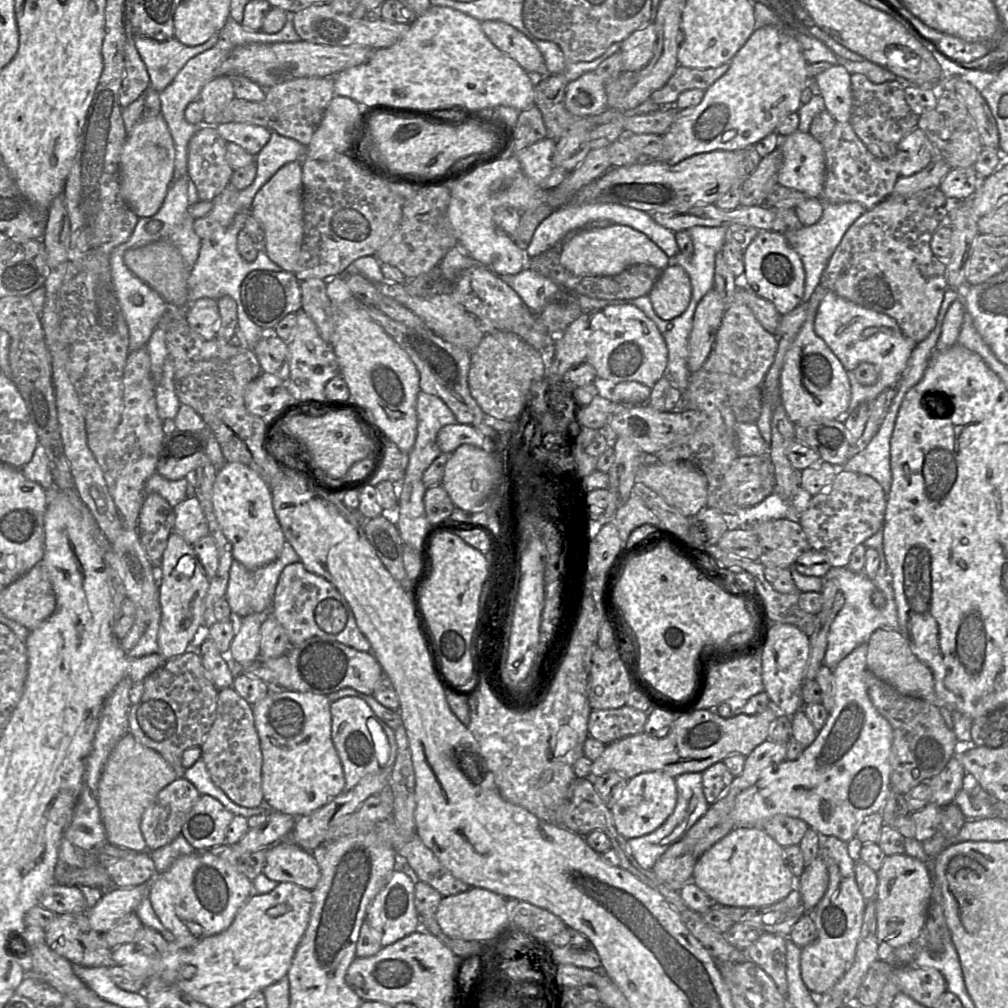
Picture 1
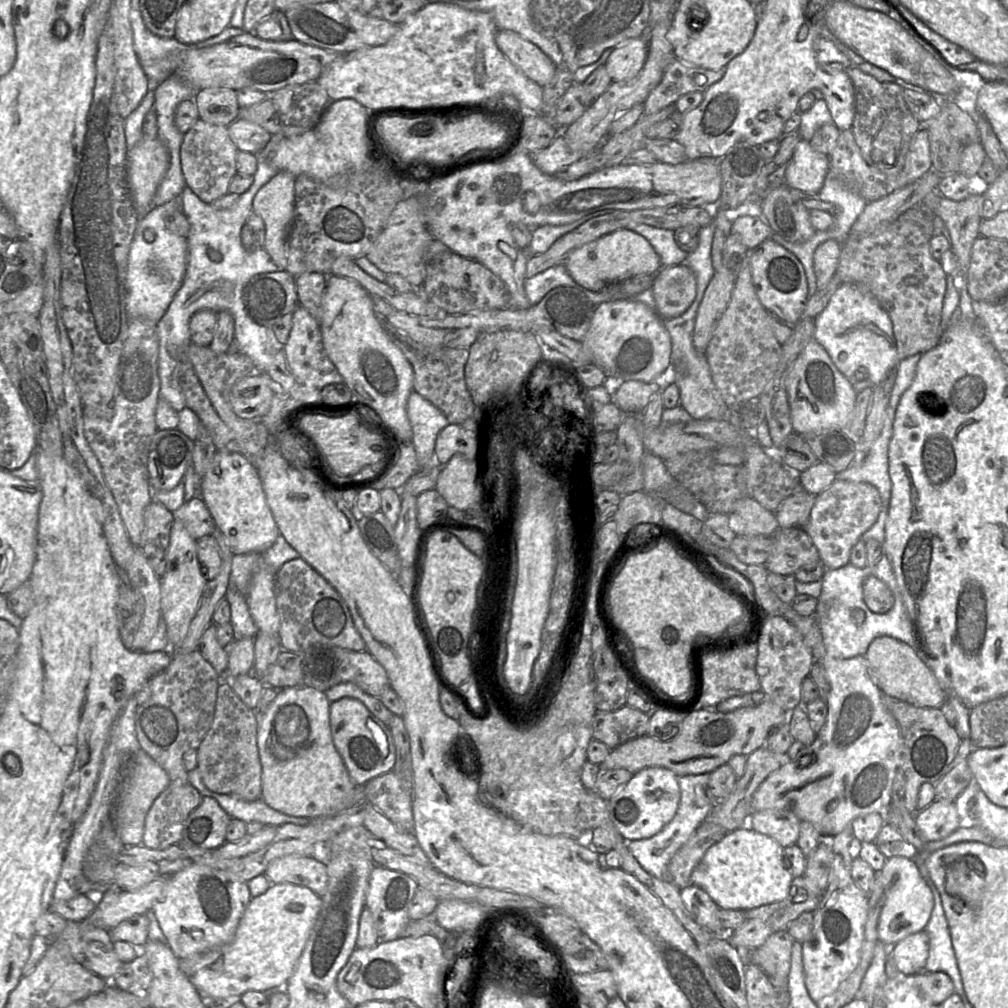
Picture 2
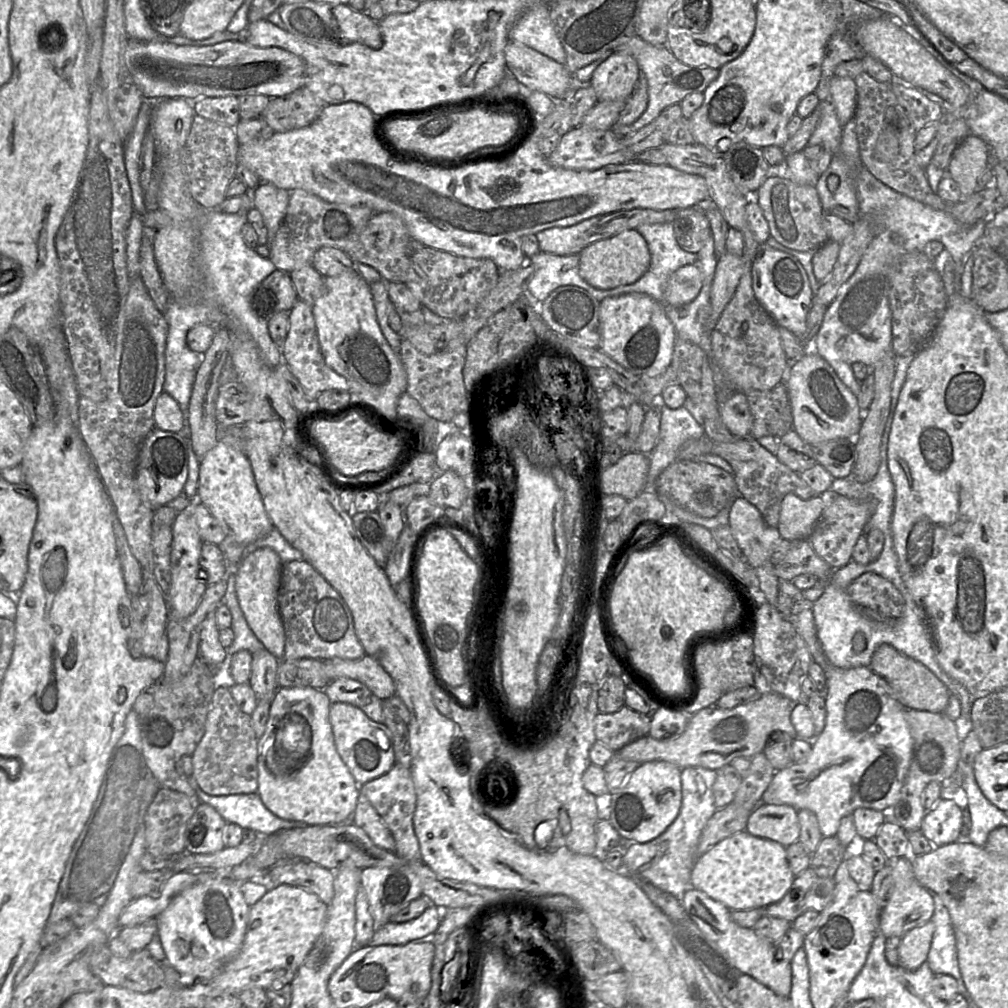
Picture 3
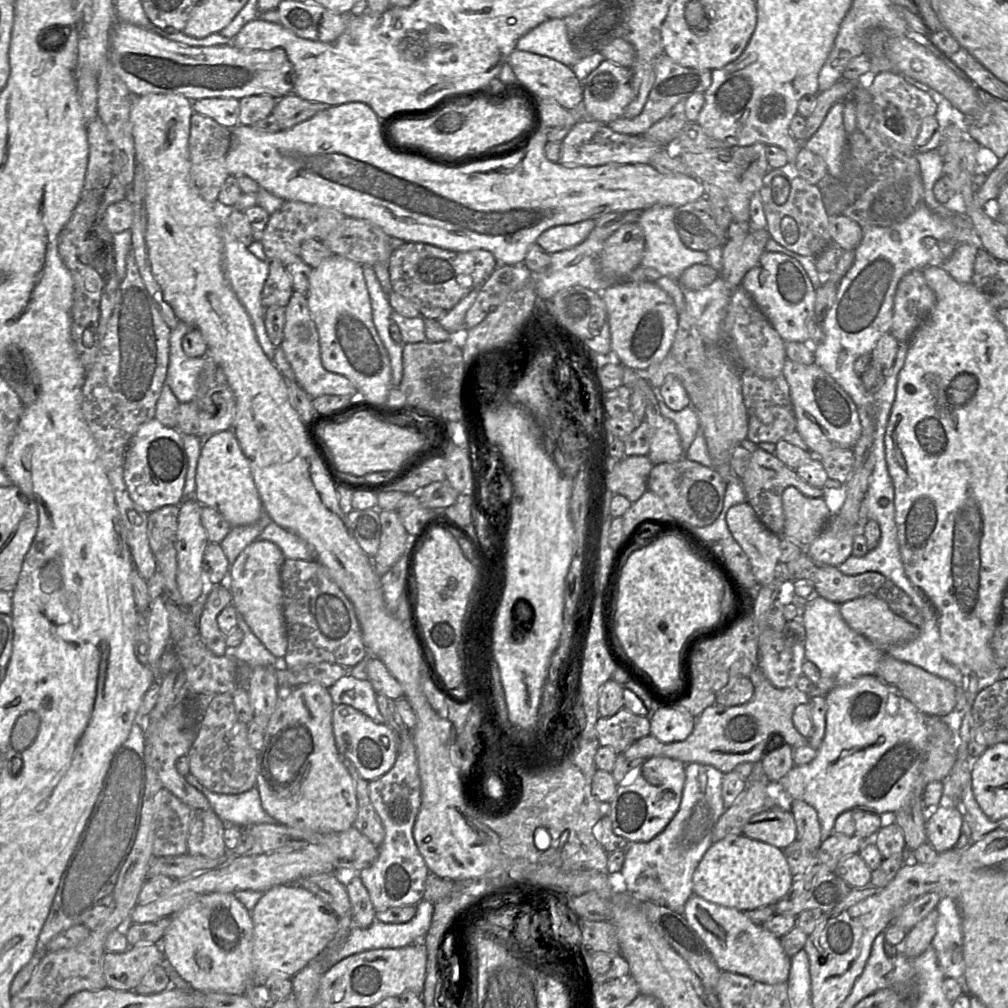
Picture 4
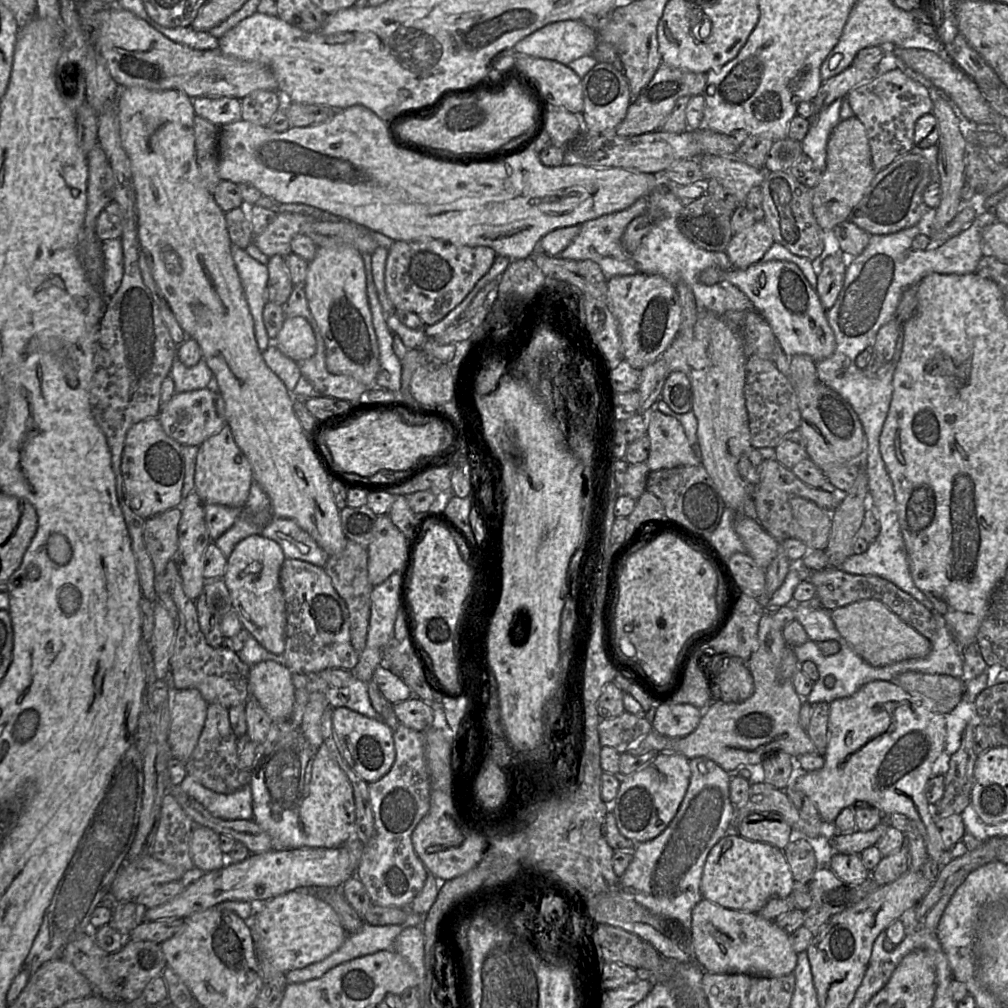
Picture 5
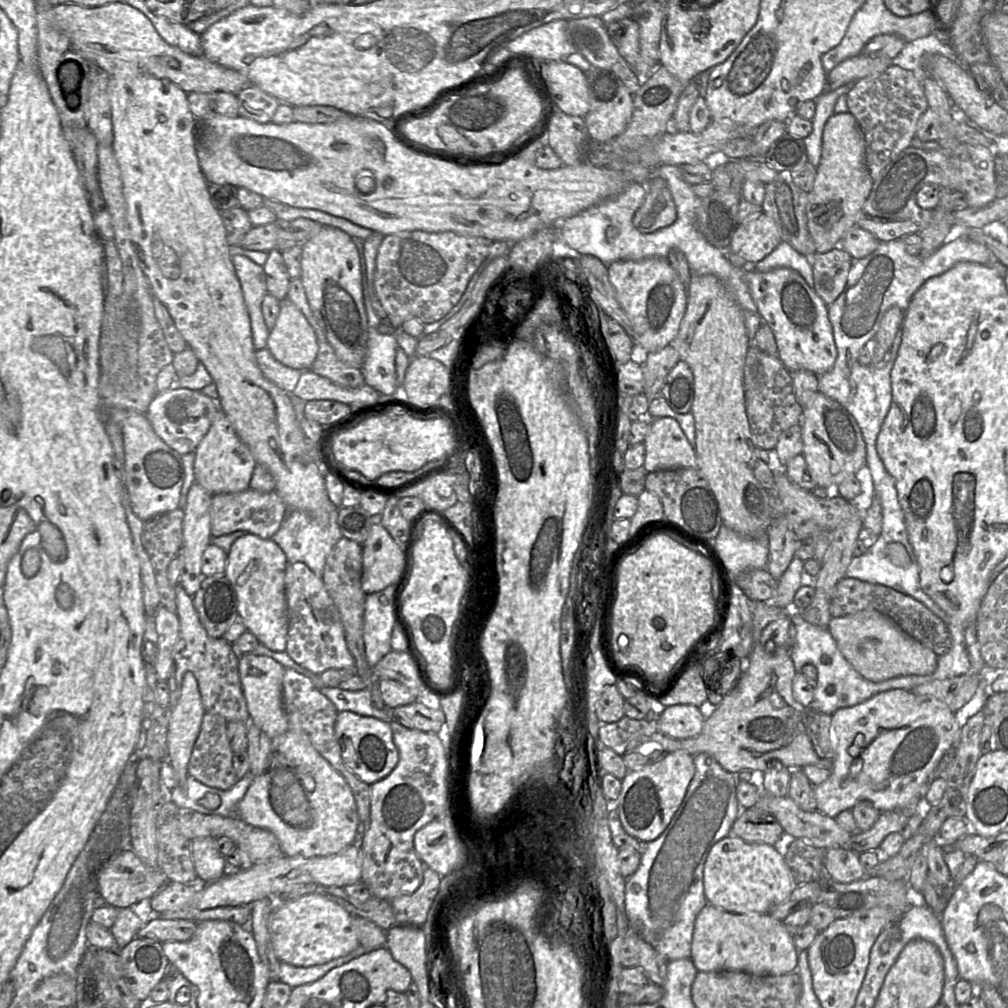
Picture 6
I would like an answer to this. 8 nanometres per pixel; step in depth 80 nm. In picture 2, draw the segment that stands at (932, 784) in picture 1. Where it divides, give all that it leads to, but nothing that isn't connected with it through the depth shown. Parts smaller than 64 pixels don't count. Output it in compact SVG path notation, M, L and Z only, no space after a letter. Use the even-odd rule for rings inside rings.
M970 738L961 741L948 772L935 784L937 799L955 801L972 781L968 757L973 749Z

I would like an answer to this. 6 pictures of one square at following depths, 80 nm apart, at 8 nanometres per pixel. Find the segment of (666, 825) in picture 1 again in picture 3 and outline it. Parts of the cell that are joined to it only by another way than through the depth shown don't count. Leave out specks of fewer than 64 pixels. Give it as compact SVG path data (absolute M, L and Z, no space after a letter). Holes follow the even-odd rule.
M703 767L681 769L681 808L676 819L657 838L646 843L626 843L623 871L633 878L644 879L676 897L690 887L692 867L697 859L697 845L707 821L717 810L712 786L717 772Z

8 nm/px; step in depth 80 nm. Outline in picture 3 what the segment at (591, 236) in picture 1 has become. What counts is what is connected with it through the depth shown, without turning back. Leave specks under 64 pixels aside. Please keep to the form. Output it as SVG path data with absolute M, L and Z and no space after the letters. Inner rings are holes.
M633 228L587 245L579 252L578 268L580 276L588 284L599 289L610 289L638 280L648 270L650 261L645 238Z

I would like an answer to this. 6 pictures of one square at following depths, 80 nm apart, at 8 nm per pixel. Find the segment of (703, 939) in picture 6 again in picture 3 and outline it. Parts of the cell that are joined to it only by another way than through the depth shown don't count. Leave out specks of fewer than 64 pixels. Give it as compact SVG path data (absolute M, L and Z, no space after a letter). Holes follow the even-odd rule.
M693 887L682 894L680 901L690 919L707 938L717 944L742 974L750 975L779 996L789 997L792 986L791 963L776 959L776 942L759 936L752 928L739 926L732 919L729 908Z

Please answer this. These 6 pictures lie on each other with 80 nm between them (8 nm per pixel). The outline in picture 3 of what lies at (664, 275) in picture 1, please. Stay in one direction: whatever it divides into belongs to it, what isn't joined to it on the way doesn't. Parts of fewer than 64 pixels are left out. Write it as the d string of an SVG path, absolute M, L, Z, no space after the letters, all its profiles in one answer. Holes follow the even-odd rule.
M687 264L674 271L664 284L664 298L676 307L690 303L700 292L704 276L695 264Z

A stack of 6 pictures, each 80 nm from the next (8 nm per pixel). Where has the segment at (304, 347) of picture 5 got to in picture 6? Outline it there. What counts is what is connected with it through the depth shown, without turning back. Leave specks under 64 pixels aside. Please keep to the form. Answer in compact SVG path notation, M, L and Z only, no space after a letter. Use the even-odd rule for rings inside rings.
M287 298L280 301L280 312L275 326L269 331L266 348L283 365L308 370L318 353L316 333L303 313Z

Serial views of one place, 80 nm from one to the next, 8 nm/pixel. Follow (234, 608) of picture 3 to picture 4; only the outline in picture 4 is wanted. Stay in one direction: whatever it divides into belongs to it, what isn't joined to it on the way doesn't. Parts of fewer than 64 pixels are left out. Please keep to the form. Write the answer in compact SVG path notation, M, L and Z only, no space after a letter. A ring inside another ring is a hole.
M239 614L238 628L243 632L243 640L236 648L227 647L228 655L235 658L239 663L248 664L252 669L259 666L286 666L284 659L275 657L265 648Z

